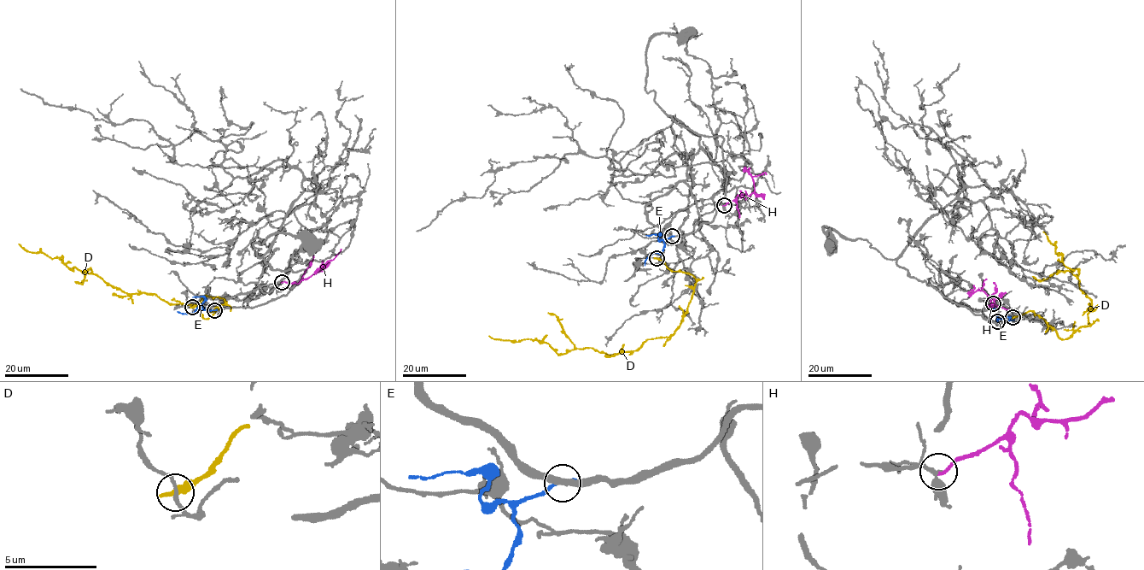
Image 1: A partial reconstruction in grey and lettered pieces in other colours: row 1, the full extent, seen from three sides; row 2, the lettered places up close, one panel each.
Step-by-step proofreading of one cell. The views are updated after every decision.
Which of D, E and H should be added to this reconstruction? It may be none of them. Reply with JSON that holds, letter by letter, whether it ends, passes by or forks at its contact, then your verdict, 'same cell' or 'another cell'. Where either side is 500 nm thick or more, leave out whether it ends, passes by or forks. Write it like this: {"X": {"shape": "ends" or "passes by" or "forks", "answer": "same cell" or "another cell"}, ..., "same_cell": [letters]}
{"D": {"shape": "ends", "answer": "another cell"}, "E": {"shape": "ends", "answer": "another cell"}, "H": {"shape": "ends", "answer": "same cell"}, "same_cell": ["H"]}

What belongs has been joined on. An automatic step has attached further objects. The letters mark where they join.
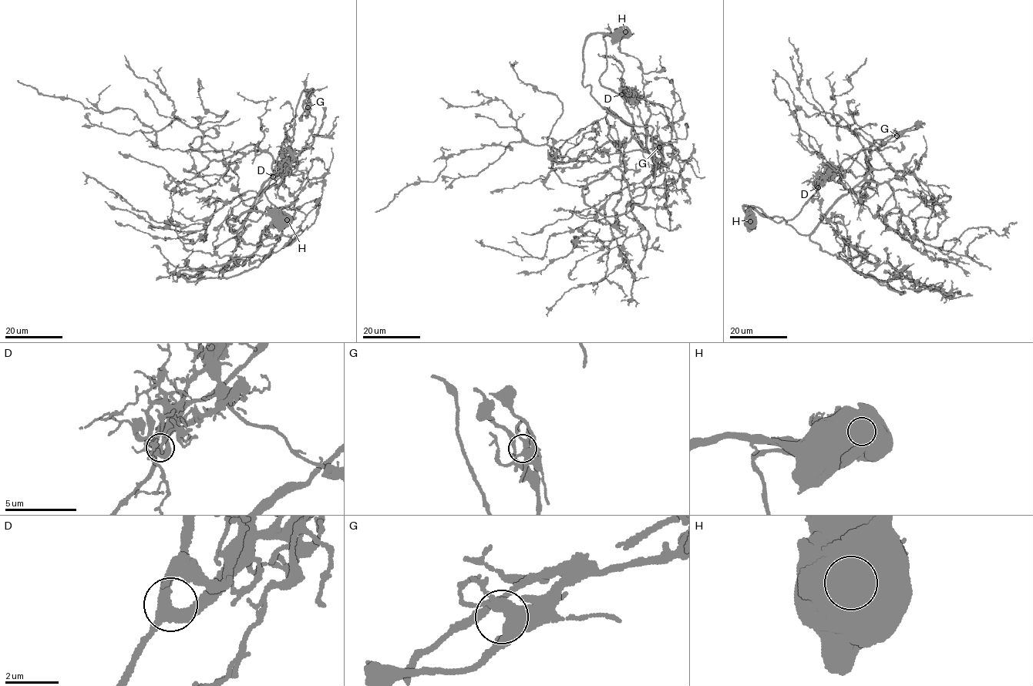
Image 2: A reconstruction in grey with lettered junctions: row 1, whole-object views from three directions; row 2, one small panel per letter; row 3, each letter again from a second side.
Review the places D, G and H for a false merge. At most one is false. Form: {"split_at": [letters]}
{"split_at": ["H"]}

